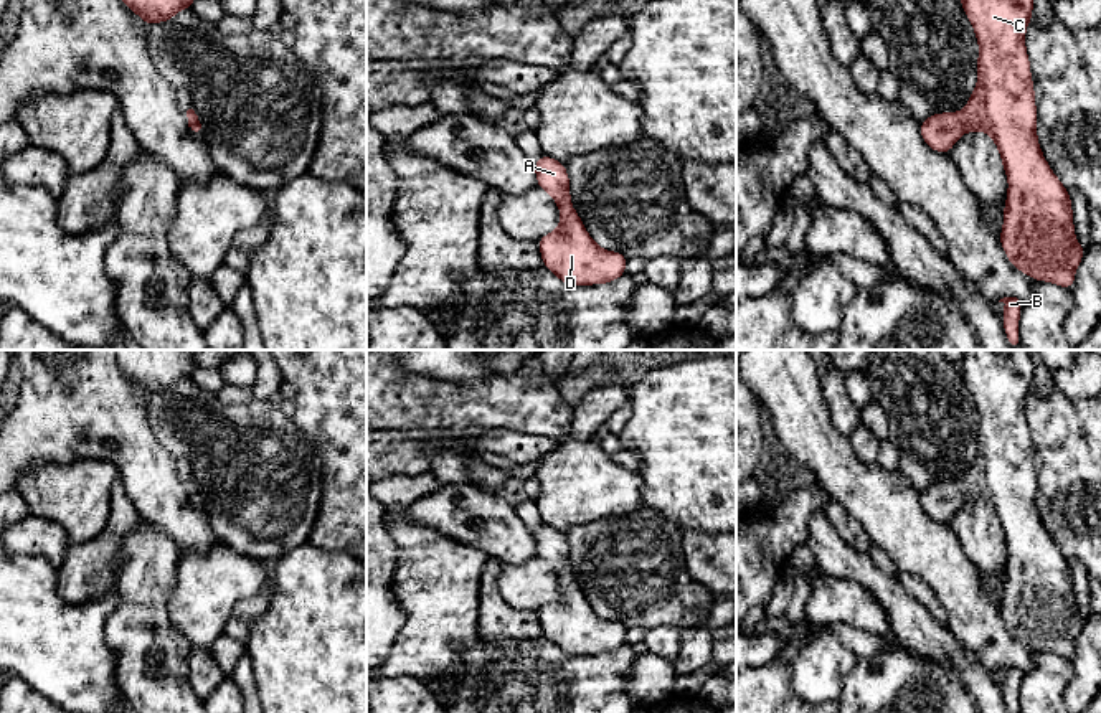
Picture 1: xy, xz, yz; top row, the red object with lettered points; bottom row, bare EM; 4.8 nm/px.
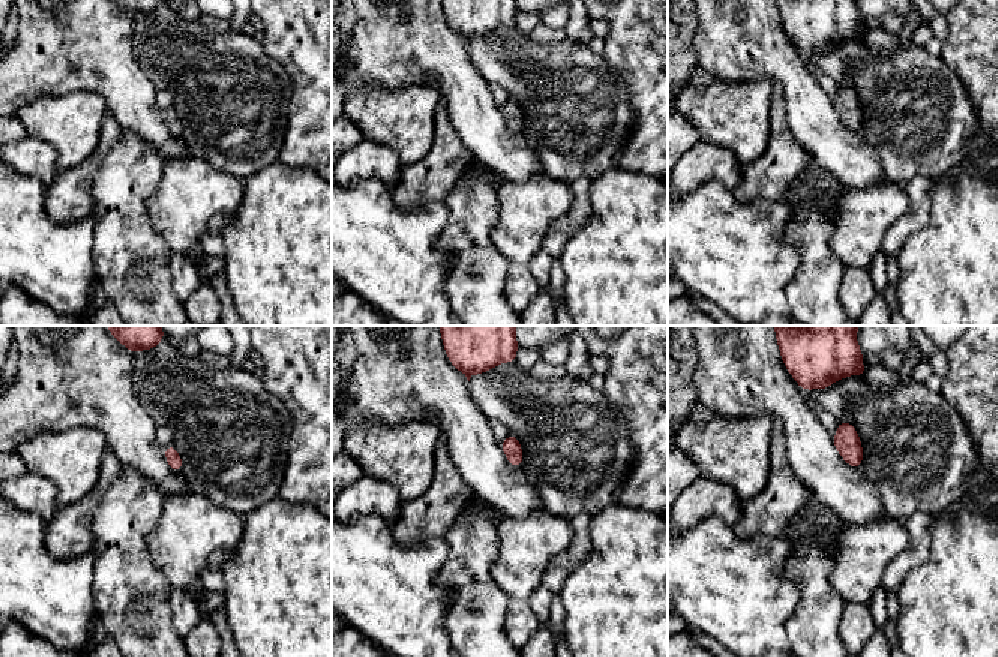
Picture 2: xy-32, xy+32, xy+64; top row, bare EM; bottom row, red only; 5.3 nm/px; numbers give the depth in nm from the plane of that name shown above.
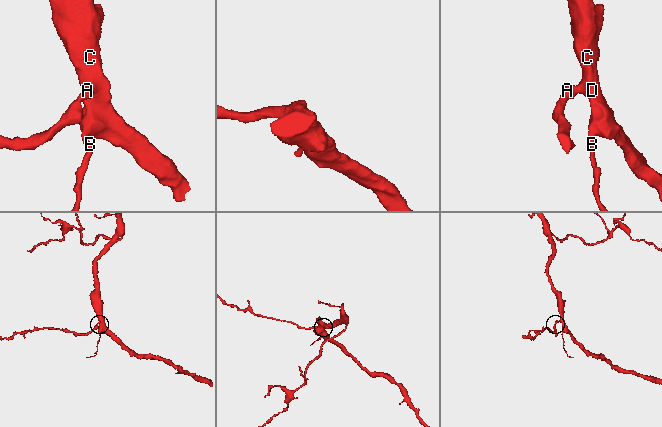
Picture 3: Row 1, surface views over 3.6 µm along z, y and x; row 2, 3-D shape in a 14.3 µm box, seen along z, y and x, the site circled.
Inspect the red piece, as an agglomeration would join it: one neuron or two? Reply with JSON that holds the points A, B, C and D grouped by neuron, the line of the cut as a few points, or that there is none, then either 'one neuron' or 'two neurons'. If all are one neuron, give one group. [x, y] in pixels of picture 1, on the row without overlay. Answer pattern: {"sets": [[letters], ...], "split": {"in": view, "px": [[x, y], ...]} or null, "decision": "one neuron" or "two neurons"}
{"sets": [["A", "B", "C", "D"]], "split": null, "decision": "one neuron"}

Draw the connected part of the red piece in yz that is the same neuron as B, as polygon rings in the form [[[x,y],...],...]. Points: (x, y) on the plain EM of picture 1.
[[[1004,667],[999,672],[1005,673],[1002,690],[1009,713],[1020,713],[1018,690],[1023,672],[1020,672],[1017,667]]]

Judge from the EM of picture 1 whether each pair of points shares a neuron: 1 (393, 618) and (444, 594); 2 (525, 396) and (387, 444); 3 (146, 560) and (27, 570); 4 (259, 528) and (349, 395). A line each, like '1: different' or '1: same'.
1: different
2: different
3: different
4: different

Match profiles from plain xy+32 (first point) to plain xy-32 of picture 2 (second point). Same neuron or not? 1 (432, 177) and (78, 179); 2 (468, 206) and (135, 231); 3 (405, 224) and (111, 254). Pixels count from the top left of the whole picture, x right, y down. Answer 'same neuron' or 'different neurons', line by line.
1: same neuron
2: same neuron
3: different neurons

